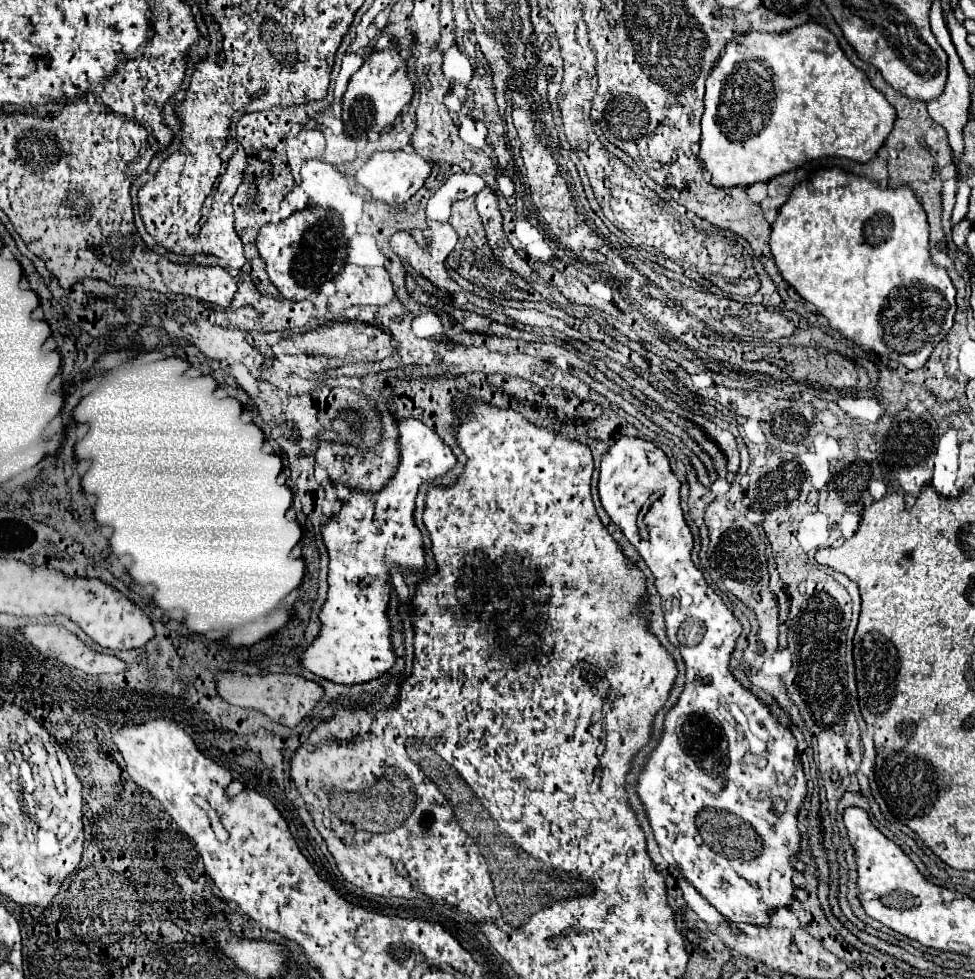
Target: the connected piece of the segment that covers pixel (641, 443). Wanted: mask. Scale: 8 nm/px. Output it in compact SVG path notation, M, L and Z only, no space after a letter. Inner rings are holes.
M622 436L602 458L600 464L600 482L598 482L598 490L600 490L600 502L604 506L604 510L608 512L608 516L612 518L612 522L624 532L624 536L632 542L632 546L638 550L638 554L642 556L642 560L646 562L646 566L650 568L650 572L654 574L654 584L656 590L662 598L662 610L664 610L664 620L666 620L666 636L668 640L680 648L684 664L686 664L686 686L676 702L674 708L668 710L666 718L664 718L664 728L662 728L662 736L658 740L658 744L654 746L654 750L648 754L646 764L642 766L640 774L638 774L638 784L636 784L636 792L640 802L644 804L646 810L646 818L654 830L654 838L658 842L658 846L666 848L672 852L678 868L682 870L684 878L728 920L732 922L748 922L748 924L756 924L756 926L766 926L768 924L768 910L770 908L780 908L780 906L788 906L792 900L792 892L794 892L794 884L792 884L792 876L794 876L794 866L790 864L790 856L796 856L800 850L800 832L796 828L796 810L802 804L802 798L806 796L806 776L798 758L798 750L796 750L796 740L792 736L792 732L784 726L780 726L772 714L768 712L766 706L762 706L762 702L750 694L746 688L742 688L734 676L728 672L728 662L730 662L730 654L734 650L736 638L742 632L740 622L732 616L732 612L724 606L722 598L706 584L704 576L700 574L700 570L694 566L694 562L690 560L690 552L692 552L692 532L686 526L682 508L680 508L680 482L676 480L676 476L670 470L668 458L664 456L664 452L660 448L656 448L652 442L642 440L642 438L628 438Z

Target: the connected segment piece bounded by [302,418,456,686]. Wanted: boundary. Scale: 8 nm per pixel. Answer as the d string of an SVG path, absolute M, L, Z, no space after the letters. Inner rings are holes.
M398 420L400 428L400 470L396 478L380 492L380 494L360 494L352 490L352 498L342 502L342 510L334 516L328 524L322 526L322 538L330 556L330 570L328 570L328 598L320 610L322 630L312 646L306 648L302 654L302 664L308 672L336 682L336 684L364 684L370 682L384 672L388 672L396 664L396 654L392 646L392 622L388 618L388 600L390 600L390 574L392 568L404 568L410 572L424 572L426 558L424 558L424 544L422 534L414 522L414 500L416 494L426 482L426 478L440 478L456 468L456 456L444 444L444 440L428 428L420 420Z

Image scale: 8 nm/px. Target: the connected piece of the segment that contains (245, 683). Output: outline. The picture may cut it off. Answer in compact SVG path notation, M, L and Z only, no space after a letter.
M224 672L224 674L216 674L218 680L218 694L234 704L234 706L244 706L244 708L256 708L260 712L264 712L268 718L272 718L274 722L294 728L298 726L316 706L316 702L320 702L324 698L324 688L320 684L316 684L314 680L306 680L302 676L296 674L256 674L256 676L246 676L240 672Z

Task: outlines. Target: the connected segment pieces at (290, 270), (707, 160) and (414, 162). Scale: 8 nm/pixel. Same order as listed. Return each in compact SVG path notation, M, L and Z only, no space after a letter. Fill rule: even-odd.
M306 208L278 224L266 224L260 228L256 248L266 264L270 282L286 300L300 302L322 288L322 284L328 280L332 264L340 258L340 248L344 248L342 222L330 210Z
M806 22L786 34L752 32L732 40L706 80L704 106L698 160L712 174L712 186L716 188L746 188L824 156L848 158L858 164L870 162L882 148L896 118L884 94L846 58L834 34L816 22Z
M376 152L372 158L356 172L354 180L358 186L364 186L374 200L382 200L384 204L398 206L406 200L410 200L424 184L424 180L430 174L430 164L424 162L416 152Z

